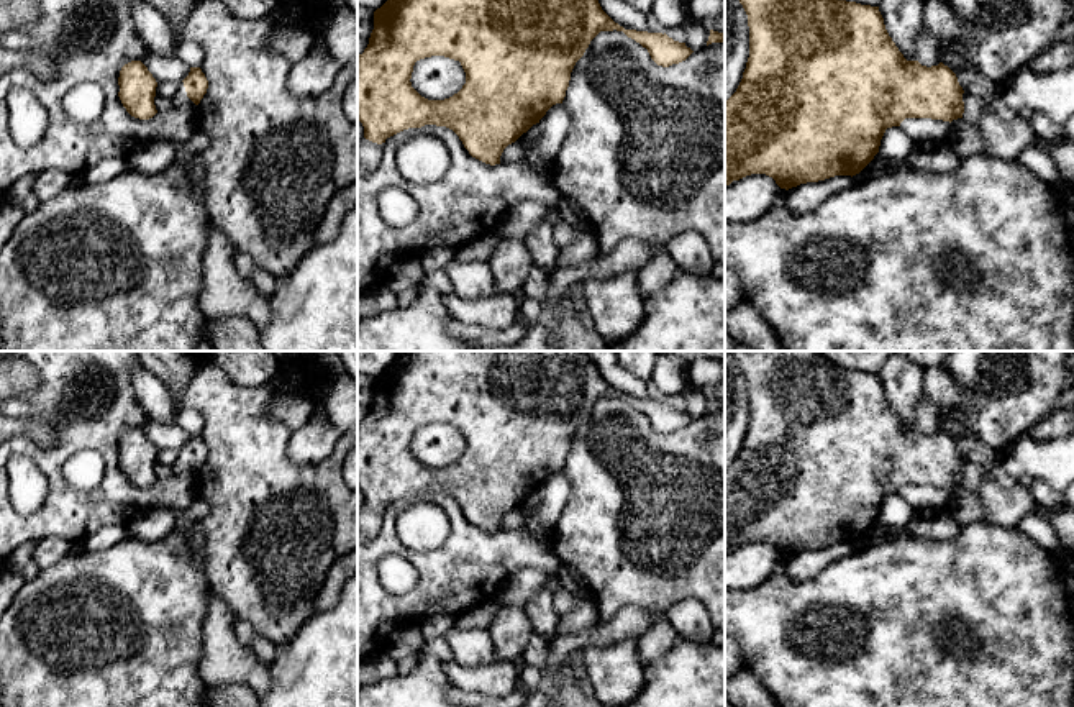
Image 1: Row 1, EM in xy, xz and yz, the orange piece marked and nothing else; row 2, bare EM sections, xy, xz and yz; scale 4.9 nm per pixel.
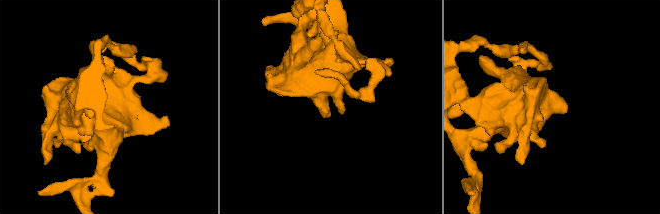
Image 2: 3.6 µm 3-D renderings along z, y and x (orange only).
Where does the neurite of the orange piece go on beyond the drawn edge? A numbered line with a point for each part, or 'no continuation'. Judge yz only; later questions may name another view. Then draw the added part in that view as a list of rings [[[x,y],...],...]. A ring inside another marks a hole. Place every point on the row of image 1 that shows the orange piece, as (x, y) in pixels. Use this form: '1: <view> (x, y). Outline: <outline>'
no continuation

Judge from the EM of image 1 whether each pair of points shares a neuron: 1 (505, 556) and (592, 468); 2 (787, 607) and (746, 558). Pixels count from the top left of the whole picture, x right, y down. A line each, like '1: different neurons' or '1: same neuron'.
1: different neurons
2: different neurons

